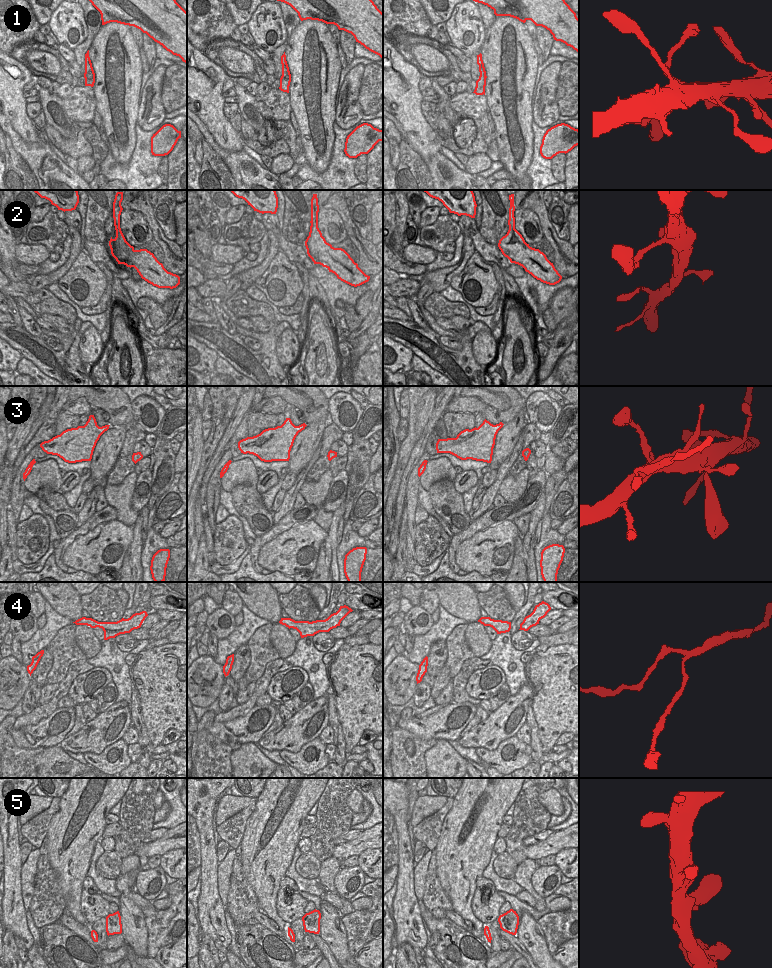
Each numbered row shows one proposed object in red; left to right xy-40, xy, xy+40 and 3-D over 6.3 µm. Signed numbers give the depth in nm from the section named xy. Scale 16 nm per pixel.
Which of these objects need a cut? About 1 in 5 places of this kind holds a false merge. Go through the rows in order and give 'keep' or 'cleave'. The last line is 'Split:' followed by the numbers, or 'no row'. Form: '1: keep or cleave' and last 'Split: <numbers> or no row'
1: keep
2: keep
3: keep
4: cleave
5: keep
Split: 4

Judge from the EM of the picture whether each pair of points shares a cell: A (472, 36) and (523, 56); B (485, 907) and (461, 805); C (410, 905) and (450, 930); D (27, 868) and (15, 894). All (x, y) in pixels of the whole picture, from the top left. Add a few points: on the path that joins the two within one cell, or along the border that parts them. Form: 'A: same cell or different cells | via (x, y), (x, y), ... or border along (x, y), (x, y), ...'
A: different cells | border along (486, 31), (479, 50)
B: different cells | border along (477, 887), (472, 899), (471, 910)
C: different cells | border along (417, 901), (419, 914), (423, 920)
D: different cells | border along (21, 864), (21, 897), (24, 904)

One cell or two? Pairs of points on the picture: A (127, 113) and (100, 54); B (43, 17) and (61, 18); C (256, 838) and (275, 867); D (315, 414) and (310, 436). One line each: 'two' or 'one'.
A: one
B: two
C: one
D: two

